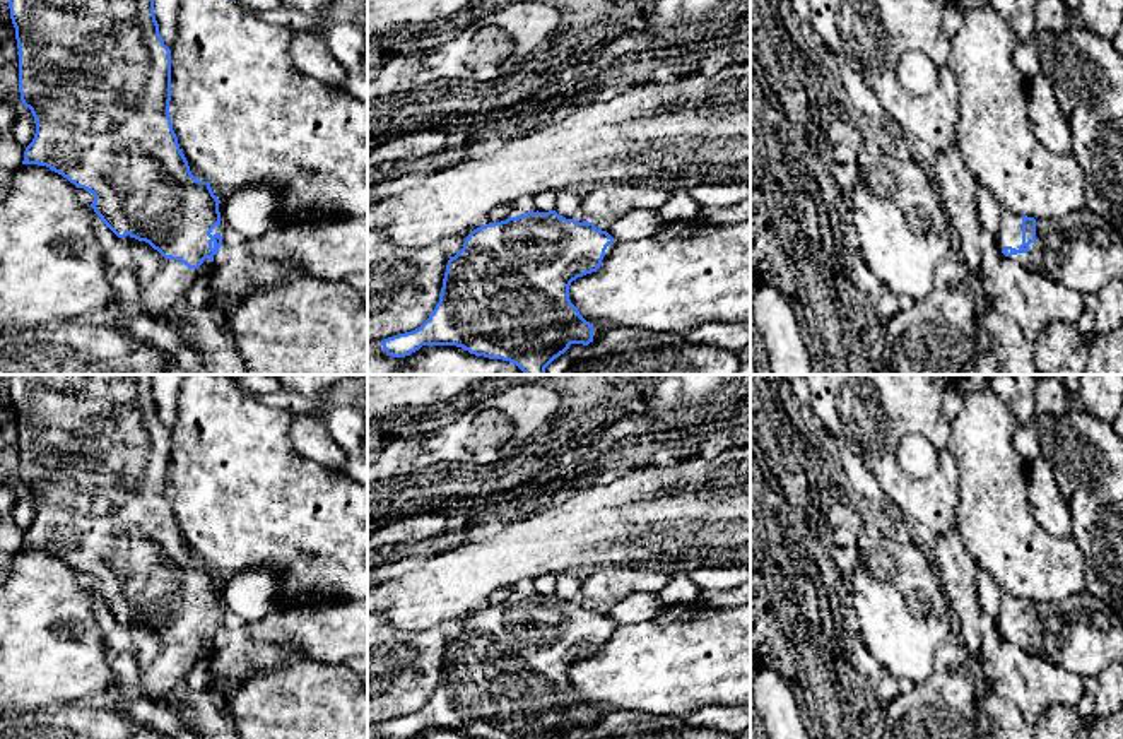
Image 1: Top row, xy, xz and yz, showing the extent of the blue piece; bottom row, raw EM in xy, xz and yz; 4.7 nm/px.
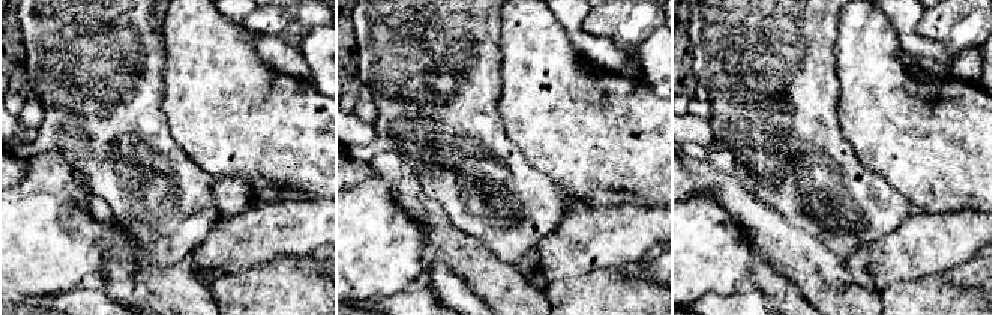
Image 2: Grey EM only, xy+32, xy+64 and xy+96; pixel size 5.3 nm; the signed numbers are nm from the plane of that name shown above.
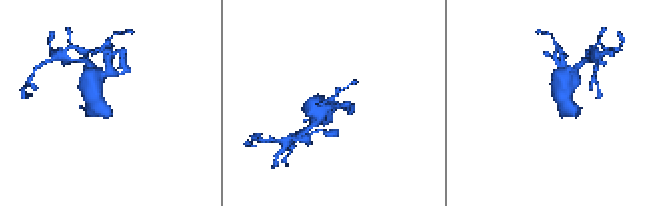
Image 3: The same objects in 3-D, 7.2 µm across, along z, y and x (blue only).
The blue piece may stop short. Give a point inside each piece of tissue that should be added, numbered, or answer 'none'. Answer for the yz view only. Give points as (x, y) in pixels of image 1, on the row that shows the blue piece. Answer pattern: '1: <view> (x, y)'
1: yz (1082, 252)

